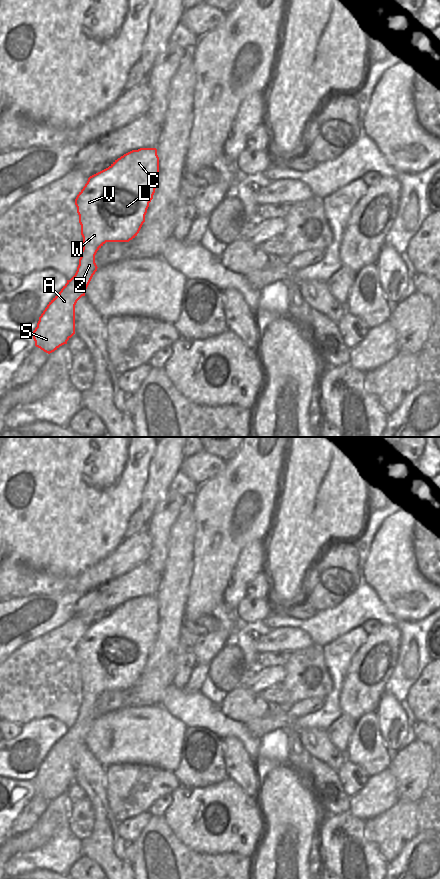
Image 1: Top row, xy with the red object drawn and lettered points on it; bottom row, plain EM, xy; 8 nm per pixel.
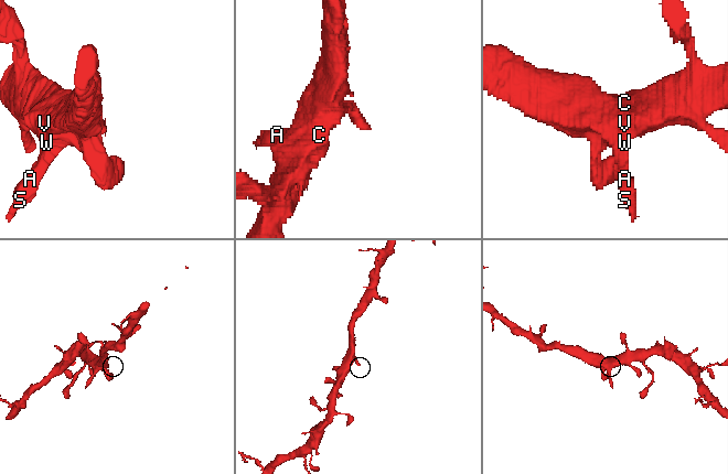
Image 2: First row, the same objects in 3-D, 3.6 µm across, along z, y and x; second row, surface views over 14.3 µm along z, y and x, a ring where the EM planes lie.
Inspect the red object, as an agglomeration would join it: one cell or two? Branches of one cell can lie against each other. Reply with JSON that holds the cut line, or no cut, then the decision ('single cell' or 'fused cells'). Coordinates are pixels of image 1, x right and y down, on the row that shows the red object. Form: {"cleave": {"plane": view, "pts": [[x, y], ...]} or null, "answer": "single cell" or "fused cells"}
{"cleave": null, "answer": "single cell"}

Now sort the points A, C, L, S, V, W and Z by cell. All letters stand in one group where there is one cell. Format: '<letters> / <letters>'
A C L S V W Z

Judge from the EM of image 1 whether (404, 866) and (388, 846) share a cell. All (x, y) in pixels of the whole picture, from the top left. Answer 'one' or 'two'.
two

